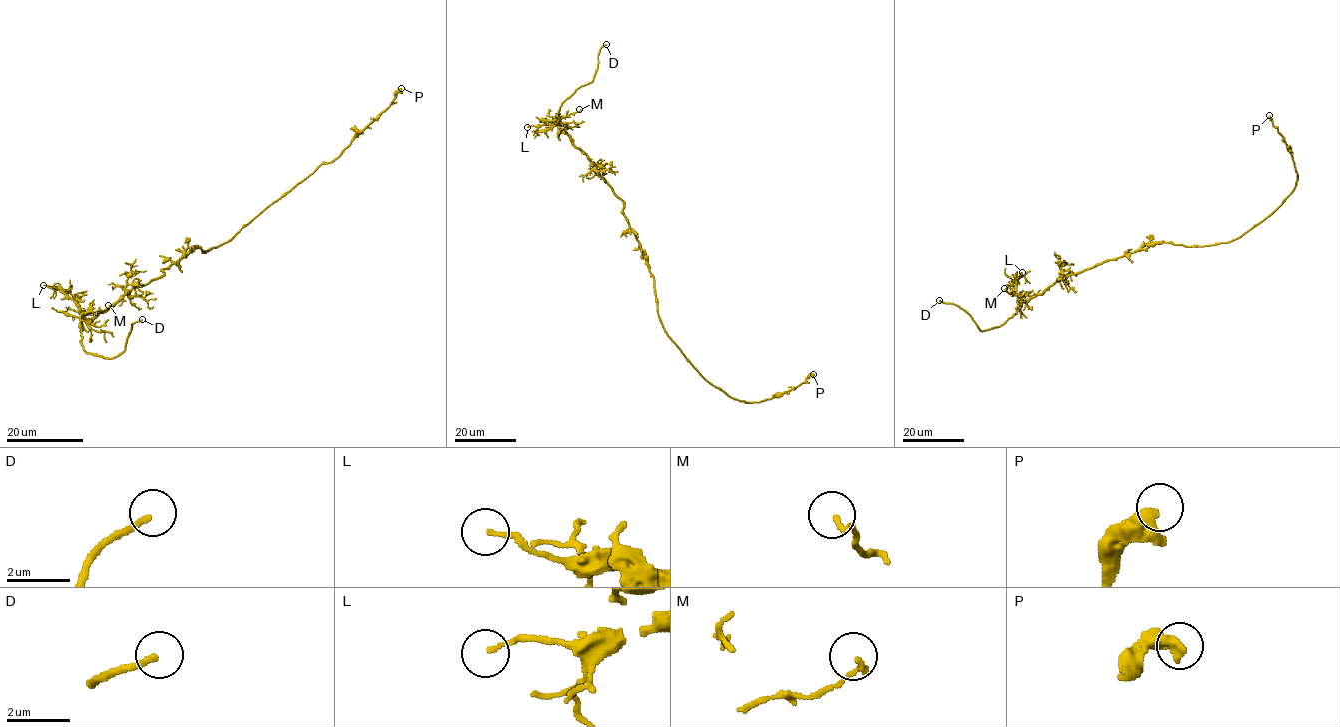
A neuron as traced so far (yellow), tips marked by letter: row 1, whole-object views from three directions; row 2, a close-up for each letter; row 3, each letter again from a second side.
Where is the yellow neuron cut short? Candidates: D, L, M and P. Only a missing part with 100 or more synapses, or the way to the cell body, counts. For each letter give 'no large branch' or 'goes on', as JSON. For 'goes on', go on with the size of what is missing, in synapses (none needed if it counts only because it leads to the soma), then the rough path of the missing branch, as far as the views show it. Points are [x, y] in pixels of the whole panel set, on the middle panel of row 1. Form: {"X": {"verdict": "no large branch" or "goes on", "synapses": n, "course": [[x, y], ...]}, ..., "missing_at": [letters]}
{"D": {"verdict": "goes on", "course": [[606, 44], [616, 41], [642, 22]]}, "L": {"verdict": "no large branch"}, "M": {"verdict": "no large branch"}, "P": {"verdict": "no large branch"}, "missing_at": ["D"]}

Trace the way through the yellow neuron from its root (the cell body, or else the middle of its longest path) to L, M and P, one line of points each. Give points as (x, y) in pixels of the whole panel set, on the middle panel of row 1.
L: (646, 256), (624, 214), (623, 202), (559, 124), (548, 121), (543, 125), (527, 127)
M: (646, 256), (624, 214), (623, 202), (559, 125), (562, 118), (579, 109)
P: (646, 256), (665, 332), (713, 385), (732, 398), (759, 402), (795, 389), (813, 374)

